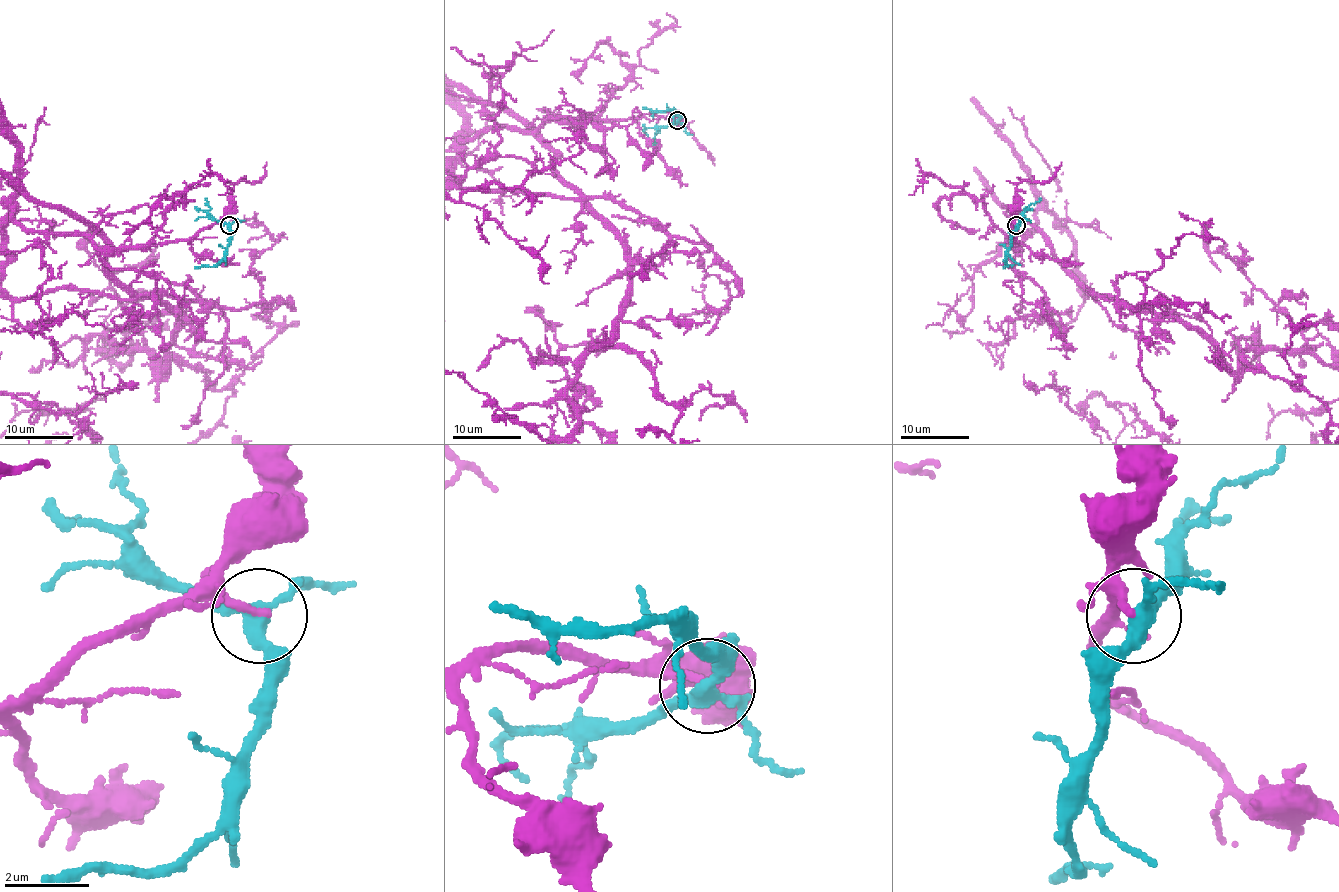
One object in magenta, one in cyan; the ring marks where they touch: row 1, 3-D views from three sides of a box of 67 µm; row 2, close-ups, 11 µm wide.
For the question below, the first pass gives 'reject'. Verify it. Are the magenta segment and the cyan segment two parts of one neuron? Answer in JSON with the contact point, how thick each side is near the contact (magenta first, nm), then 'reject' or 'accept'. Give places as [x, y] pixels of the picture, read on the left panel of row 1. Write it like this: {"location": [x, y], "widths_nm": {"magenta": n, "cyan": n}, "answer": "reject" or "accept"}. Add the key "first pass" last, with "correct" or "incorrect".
{"location": [229, 225], "widths_nm": {"magenta": 180, "cyan": 320}, "answer": "reject", "first pass": "correct"}

